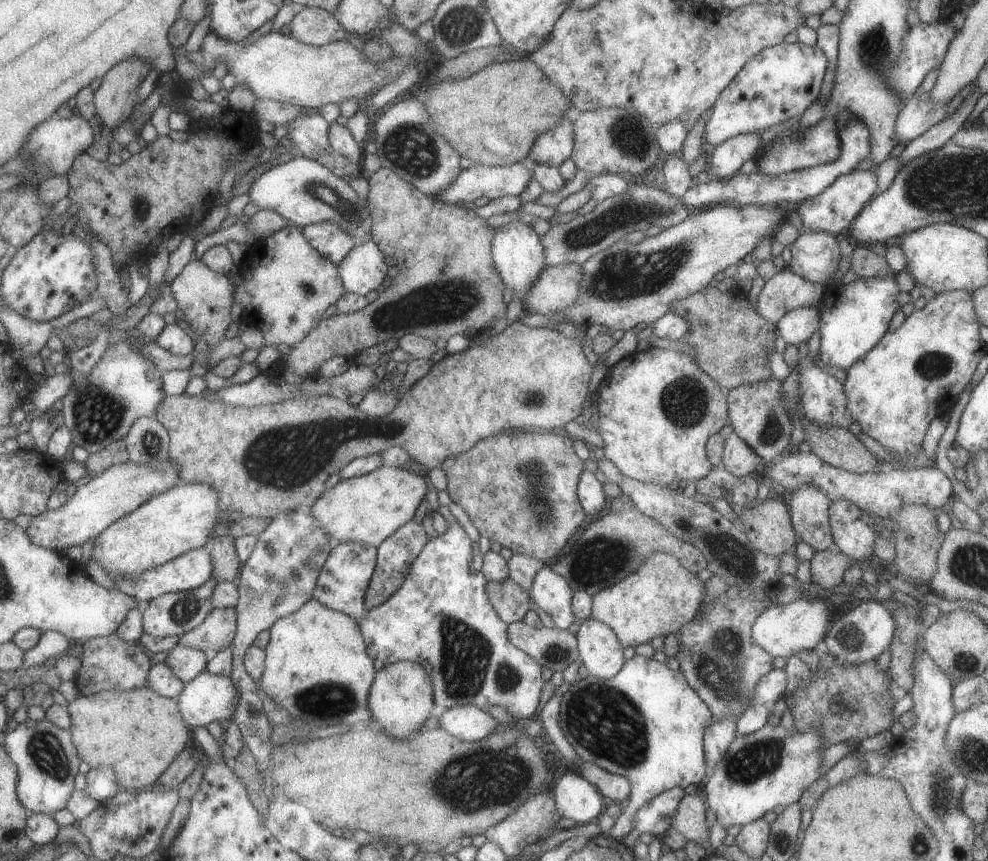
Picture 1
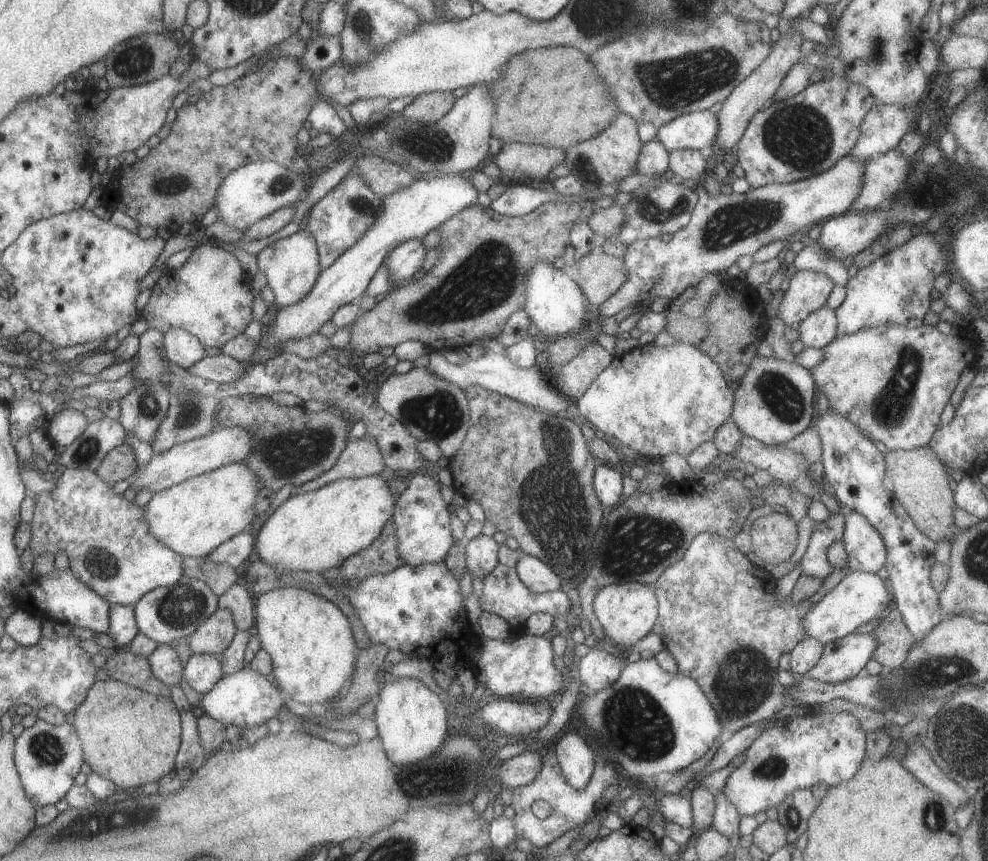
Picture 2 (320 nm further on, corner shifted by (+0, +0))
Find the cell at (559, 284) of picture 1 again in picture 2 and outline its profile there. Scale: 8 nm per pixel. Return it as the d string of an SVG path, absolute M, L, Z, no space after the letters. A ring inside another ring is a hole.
M593 249L589 254L575 257L578 268L577 286L581 289L589 305L597 308L609 298L626 279L623 257L613 257L600 249Z

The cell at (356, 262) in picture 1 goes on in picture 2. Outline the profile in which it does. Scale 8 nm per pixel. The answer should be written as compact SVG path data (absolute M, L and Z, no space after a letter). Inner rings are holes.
M420 238L407 239L390 250L384 264L395 280L409 279L421 268L426 252Z

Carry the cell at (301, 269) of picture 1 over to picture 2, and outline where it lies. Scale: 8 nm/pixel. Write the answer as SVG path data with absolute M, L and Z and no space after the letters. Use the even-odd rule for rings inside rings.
M307 229L298 230L288 237L267 244L257 253L256 263L258 270L266 278L266 284L272 290L276 304L280 307L301 300L311 290L317 275L321 272L316 242Z

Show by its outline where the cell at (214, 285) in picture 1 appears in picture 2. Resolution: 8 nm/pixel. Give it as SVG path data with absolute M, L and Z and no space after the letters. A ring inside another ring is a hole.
M198 244L192 248L190 256L178 268L164 271L153 287L148 302L139 312L149 329L165 332L167 329L183 329L199 339L203 346L222 347L228 340L242 333L252 320L251 286L247 275L239 265L235 255L217 246Z

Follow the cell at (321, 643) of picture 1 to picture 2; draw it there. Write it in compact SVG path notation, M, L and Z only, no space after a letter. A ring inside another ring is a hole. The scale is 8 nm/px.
M279 587L255 597L254 609L255 618L252 630L255 631L255 634L259 637L260 646L263 647L270 656L270 661L273 667L270 678L275 683L275 686L279 686L279 690L283 690L285 694L291 696L291 700L307 704L308 706L311 704L317 704L317 702L323 704L325 701L333 700L334 695L337 696L337 694L339 694L340 688L351 680L356 664L357 654L357 646L352 635L348 618L340 611L340 608L336 604L329 602L326 598L300 589L299 587Z

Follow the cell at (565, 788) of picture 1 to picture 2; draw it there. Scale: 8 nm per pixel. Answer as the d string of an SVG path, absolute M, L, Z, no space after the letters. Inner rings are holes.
M580 730L562 732L555 746L555 754L562 775L572 789L583 788L594 769L594 752L587 746Z

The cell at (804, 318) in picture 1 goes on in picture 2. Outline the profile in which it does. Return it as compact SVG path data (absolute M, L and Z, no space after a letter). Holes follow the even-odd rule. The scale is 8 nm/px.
M827 305L808 314L797 326L798 339L805 347L822 349L836 337L836 316Z

